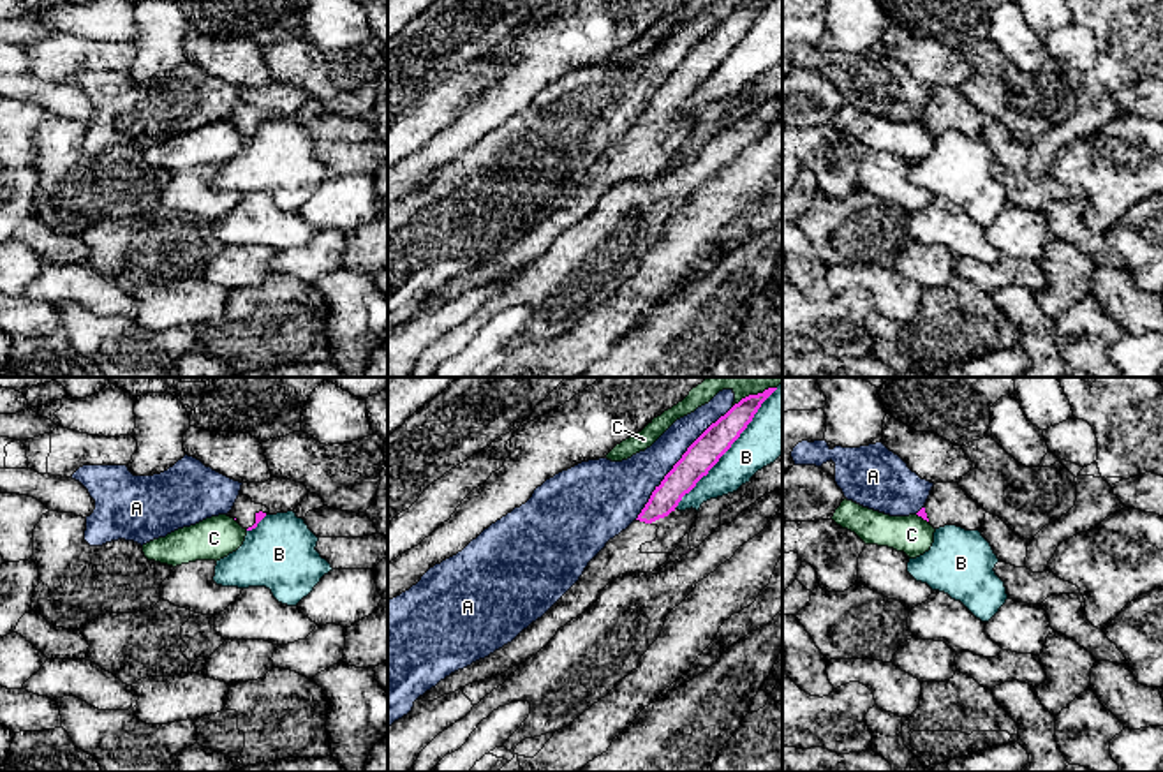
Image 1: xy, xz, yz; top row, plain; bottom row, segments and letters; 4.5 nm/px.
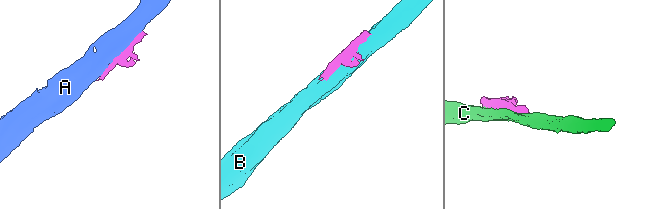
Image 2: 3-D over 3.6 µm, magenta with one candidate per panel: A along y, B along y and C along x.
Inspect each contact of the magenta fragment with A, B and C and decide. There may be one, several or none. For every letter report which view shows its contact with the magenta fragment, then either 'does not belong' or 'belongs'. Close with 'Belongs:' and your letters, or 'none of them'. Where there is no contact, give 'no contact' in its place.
A: xz | does not belong
B: xz | does not belong
C: xz | does not belong
Belongs: none of them

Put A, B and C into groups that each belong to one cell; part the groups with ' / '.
A / B / C

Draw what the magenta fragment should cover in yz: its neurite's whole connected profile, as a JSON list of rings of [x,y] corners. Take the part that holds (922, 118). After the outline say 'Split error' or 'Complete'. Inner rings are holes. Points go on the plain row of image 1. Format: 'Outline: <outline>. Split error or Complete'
Outline: [[[936,88],[934,99],[929,100],[925,111],[916,120],[934,134],[957,130],[966,136],[980,136],[985,118],[959,88]]]. Split error

